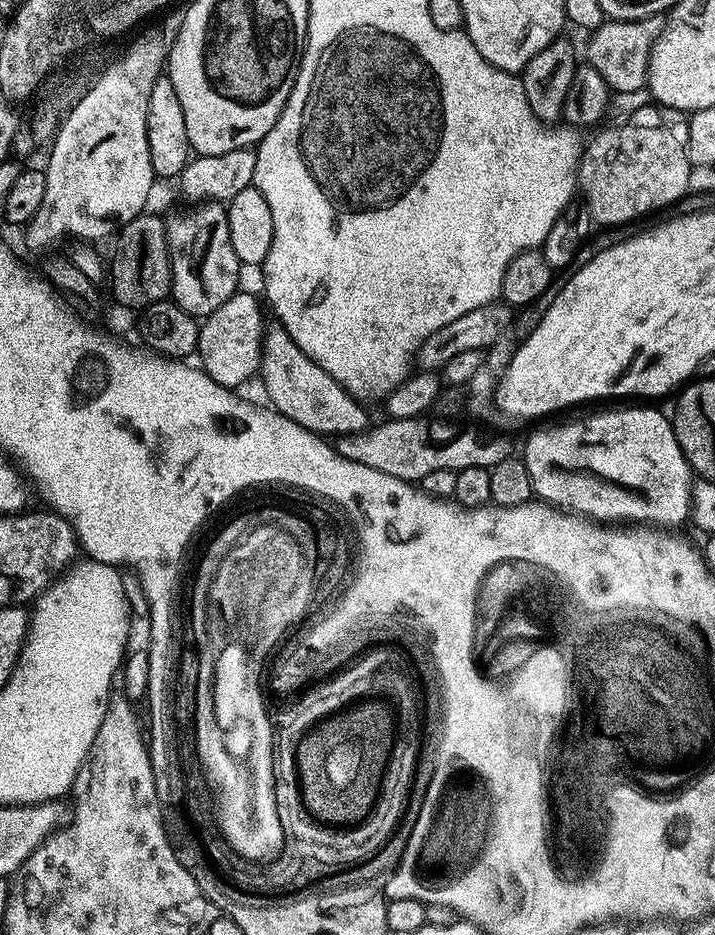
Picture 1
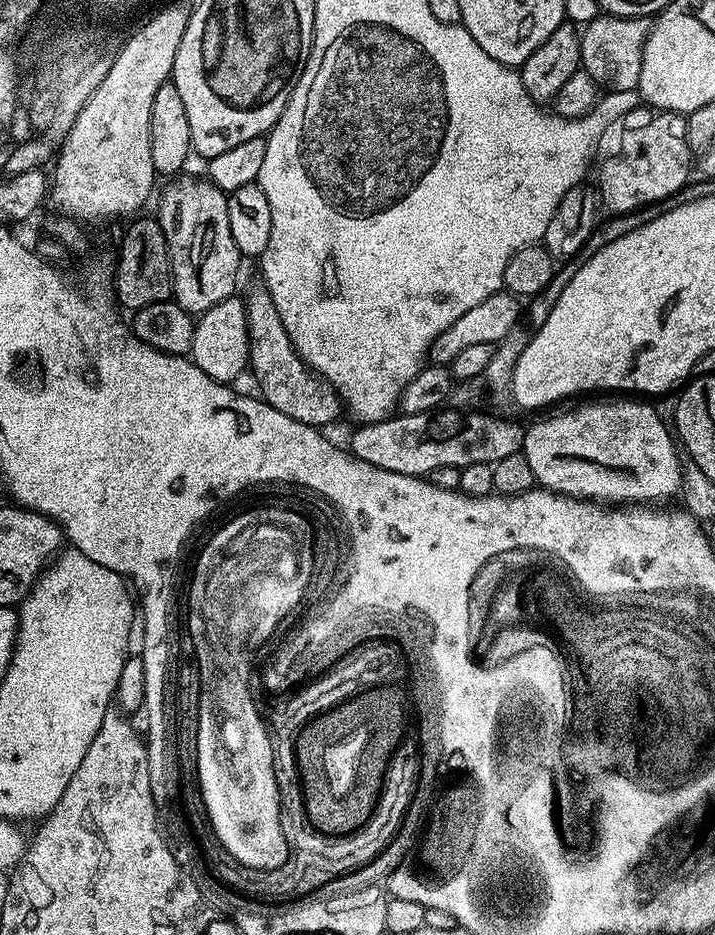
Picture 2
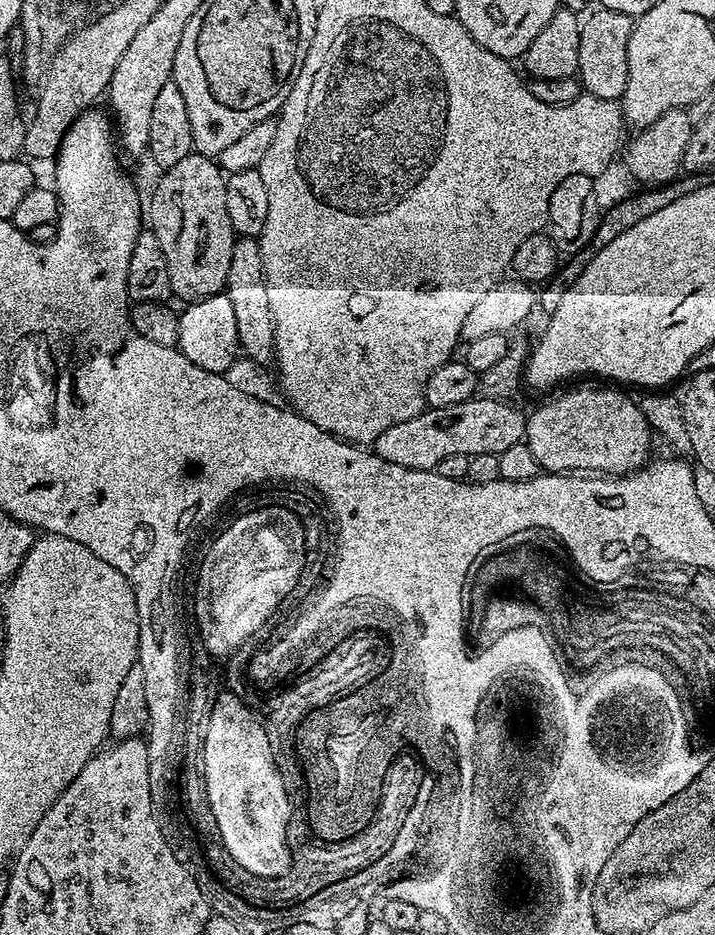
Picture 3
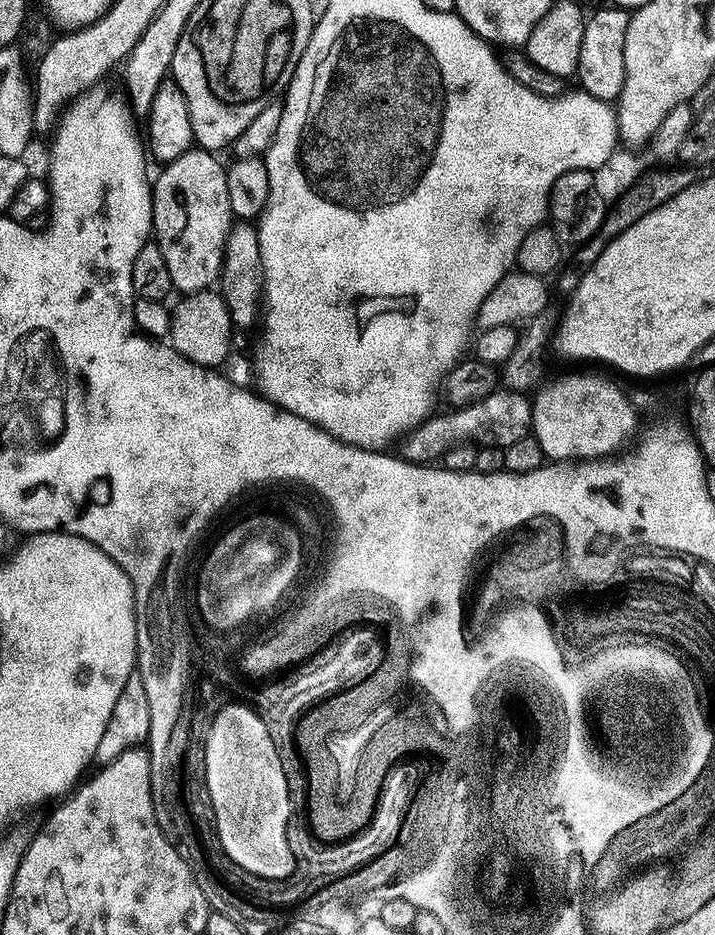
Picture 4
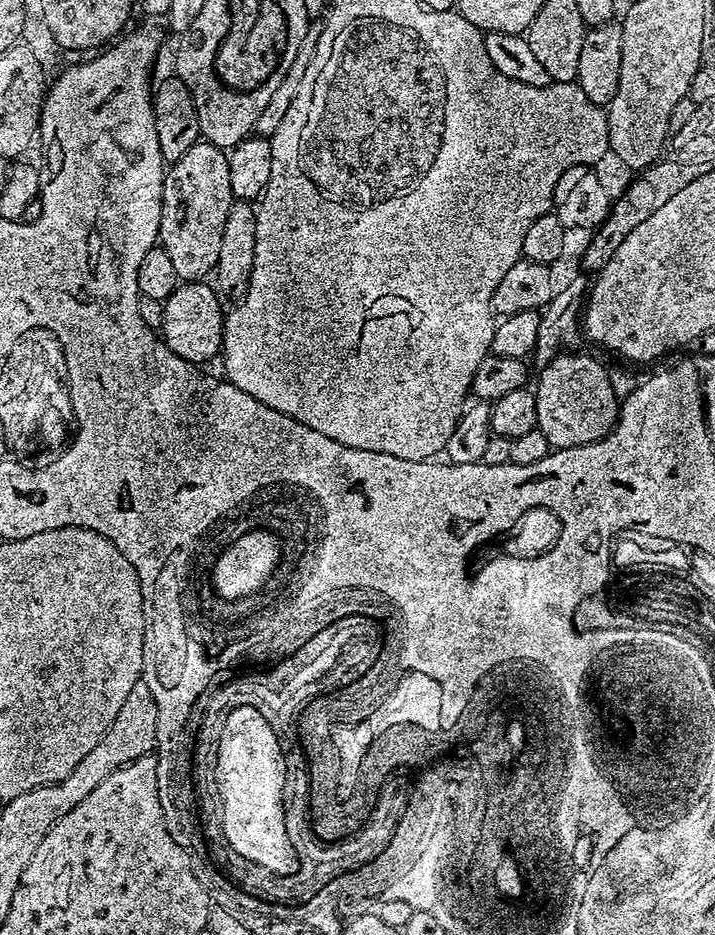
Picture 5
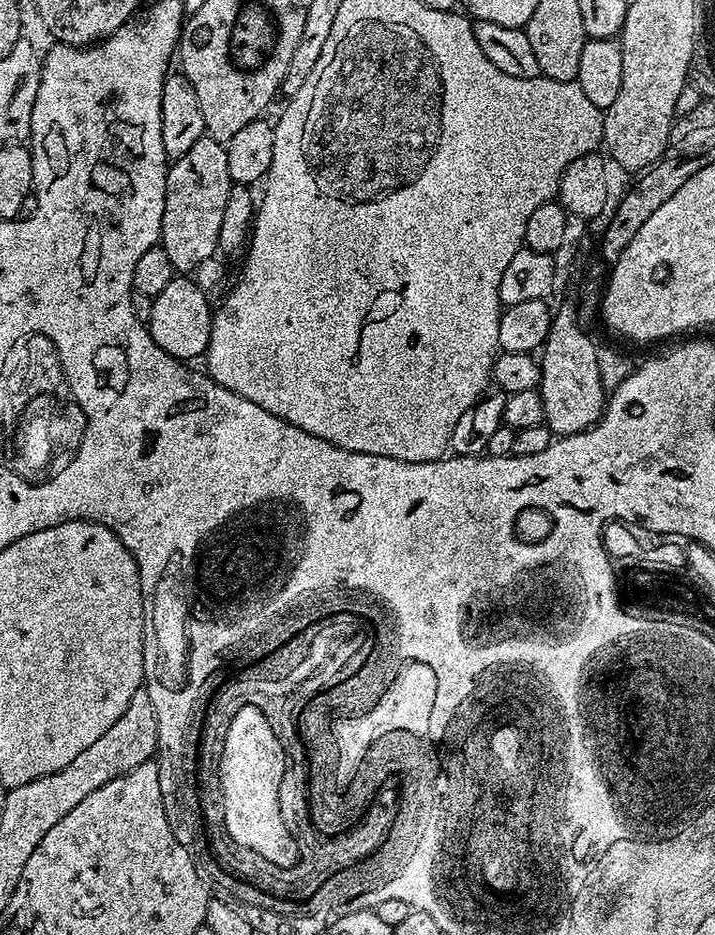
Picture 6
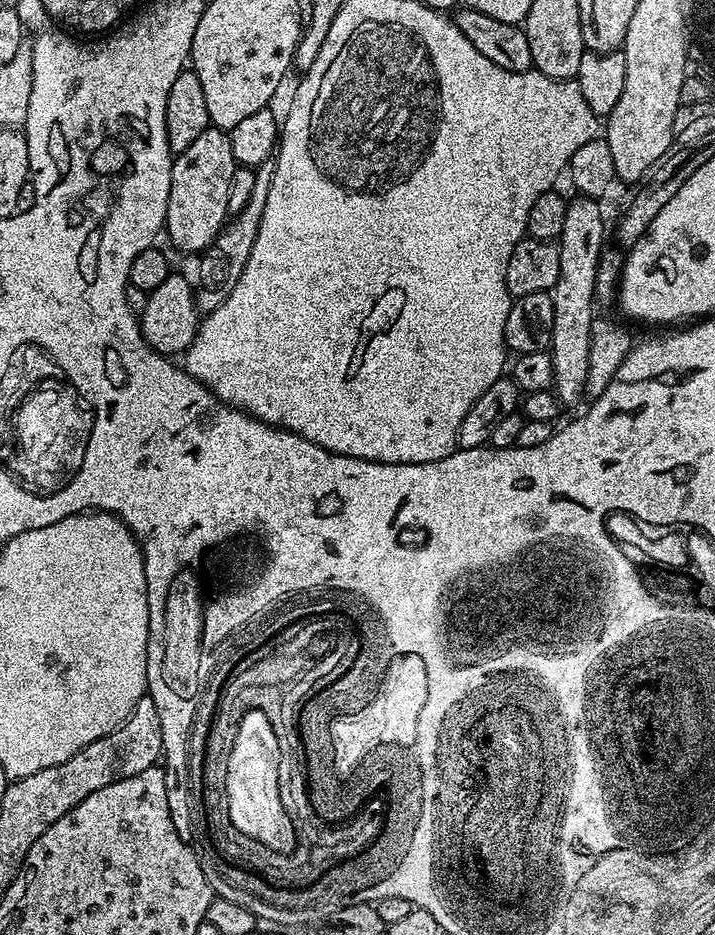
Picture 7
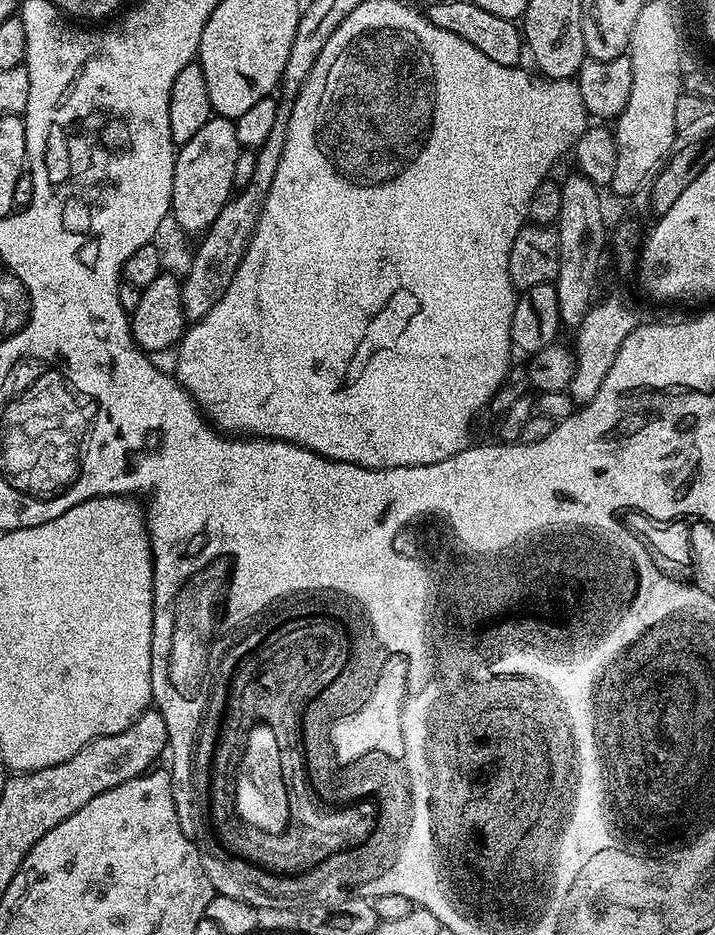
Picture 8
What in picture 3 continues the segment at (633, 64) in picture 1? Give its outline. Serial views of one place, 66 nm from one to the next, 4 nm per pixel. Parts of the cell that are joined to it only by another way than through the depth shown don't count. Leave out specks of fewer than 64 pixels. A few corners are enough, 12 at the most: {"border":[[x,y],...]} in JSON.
{"border":[[597,7],[580,22],[578,79],[587,95],[626,90],[634,20]]}

